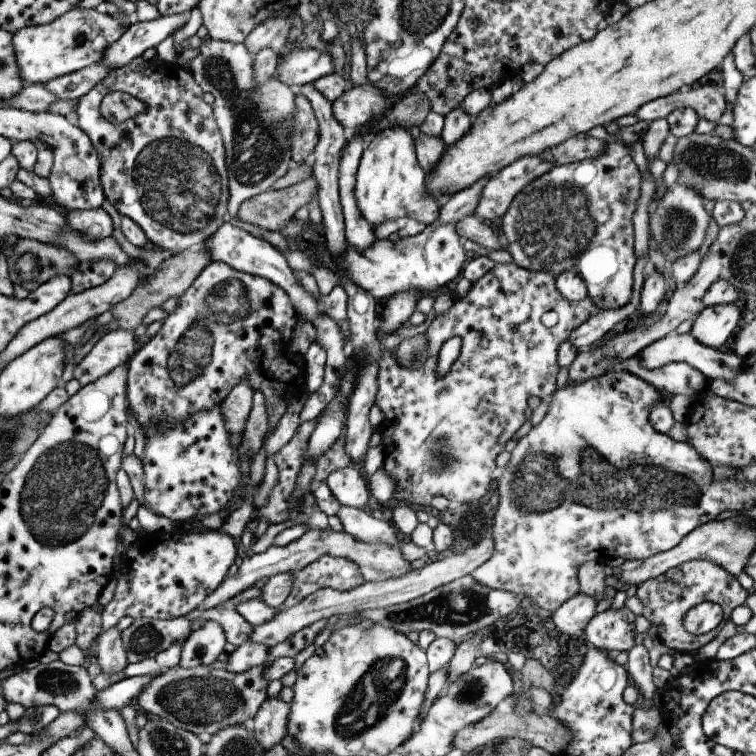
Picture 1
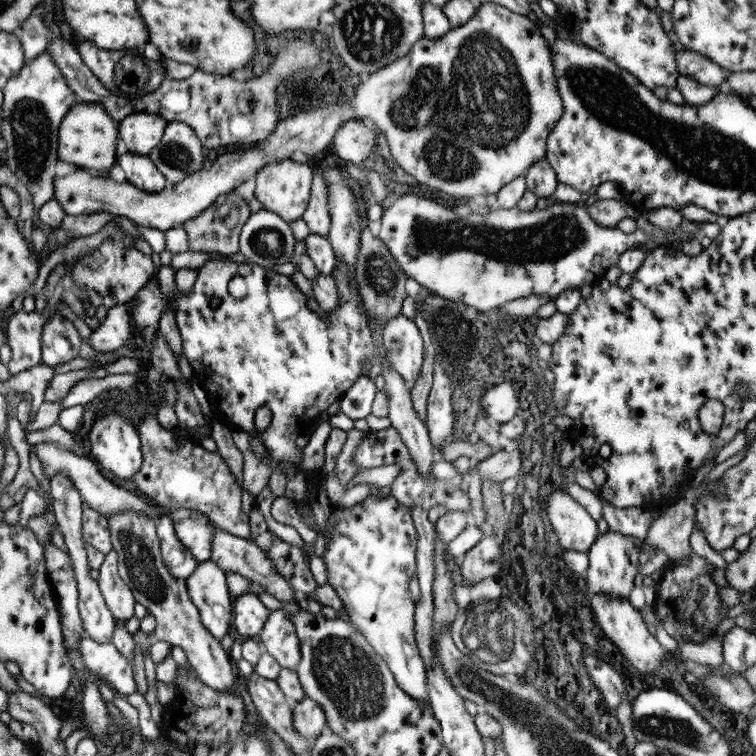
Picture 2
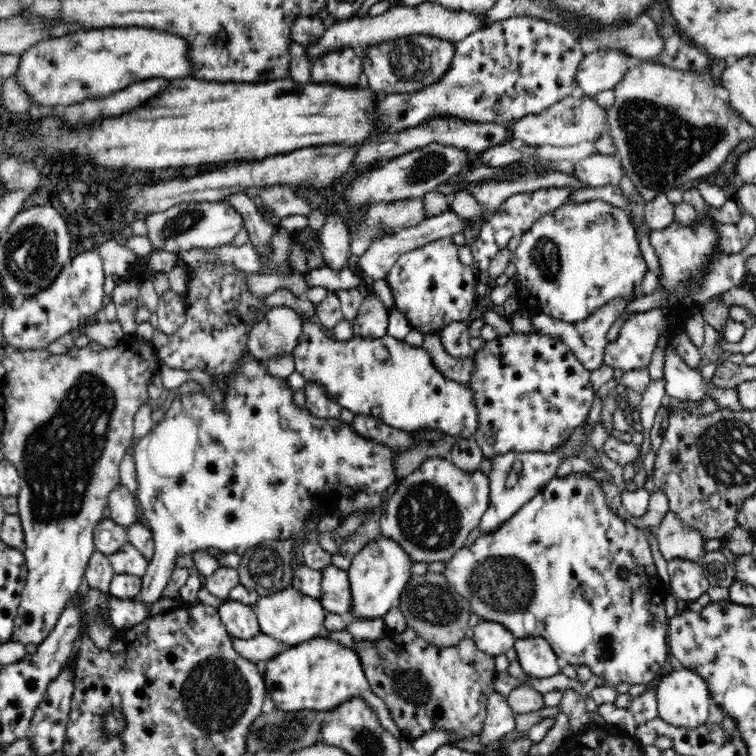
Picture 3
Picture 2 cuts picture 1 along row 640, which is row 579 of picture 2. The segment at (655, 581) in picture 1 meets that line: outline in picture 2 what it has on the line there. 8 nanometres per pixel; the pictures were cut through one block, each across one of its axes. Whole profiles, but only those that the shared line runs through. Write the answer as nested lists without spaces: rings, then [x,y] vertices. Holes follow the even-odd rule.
[[[689,556],[681,560],[671,560],[656,583],[653,612],[656,620],[661,623],[661,628],[678,644],[703,642],[715,636],[715,629],[721,621],[719,615],[727,607],[721,608],[721,601],[717,597],[719,586],[711,583],[713,568],[716,567],[703,557]]]

